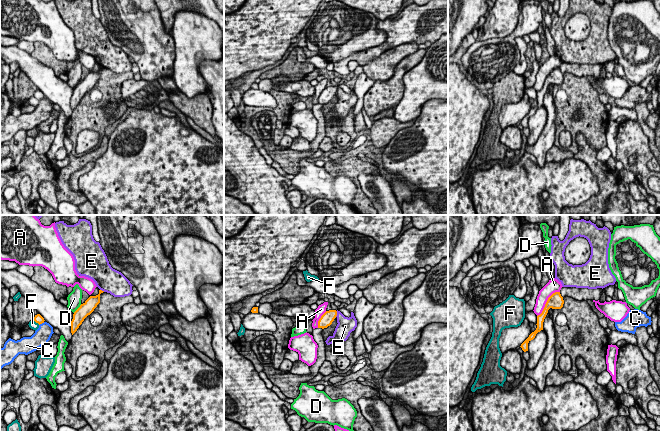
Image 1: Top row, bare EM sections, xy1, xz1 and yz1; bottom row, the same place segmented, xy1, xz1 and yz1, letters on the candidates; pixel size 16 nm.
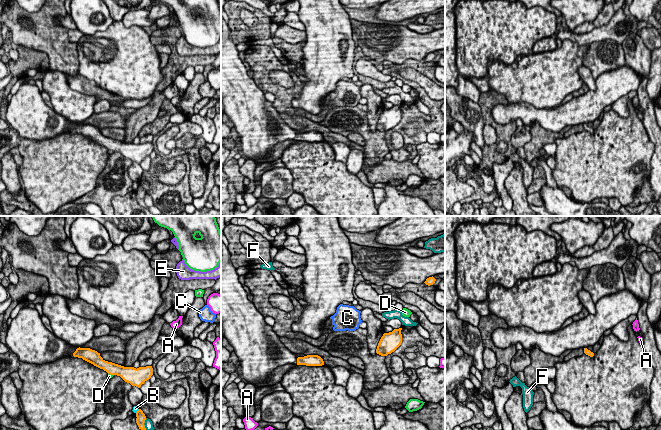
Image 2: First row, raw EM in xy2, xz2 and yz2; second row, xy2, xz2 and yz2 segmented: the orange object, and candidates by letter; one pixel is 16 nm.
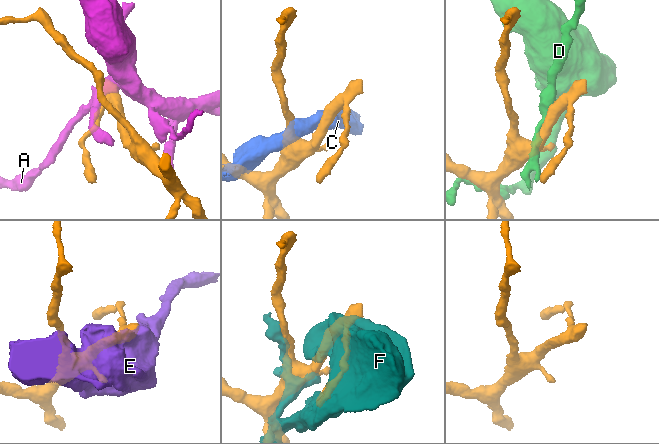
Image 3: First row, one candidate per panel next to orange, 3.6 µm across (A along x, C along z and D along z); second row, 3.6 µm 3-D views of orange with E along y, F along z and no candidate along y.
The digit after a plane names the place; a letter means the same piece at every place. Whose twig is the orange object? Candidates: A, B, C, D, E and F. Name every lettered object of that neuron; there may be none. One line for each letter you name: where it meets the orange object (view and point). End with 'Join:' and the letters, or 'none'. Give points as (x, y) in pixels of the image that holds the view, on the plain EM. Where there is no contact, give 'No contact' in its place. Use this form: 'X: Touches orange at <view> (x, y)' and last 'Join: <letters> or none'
Join: none

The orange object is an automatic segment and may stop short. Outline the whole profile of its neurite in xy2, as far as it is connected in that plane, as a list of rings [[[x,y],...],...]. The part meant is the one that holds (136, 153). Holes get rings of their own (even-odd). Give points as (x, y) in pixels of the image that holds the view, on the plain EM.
[[[29,83],[19,87],[6,109],[7,123],[23,139],[42,141],[66,133],[78,133],[138,164],[153,151],[152,142],[124,143],[105,137],[95,126],[70,121],[51,109],[42,99],[38,87]]]

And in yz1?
[[[560,68],[553,69],[547,76],[545,83],[540,91],[537,92],[537,104],[532,108],[529,113],[521,120],[521,124],[524,128],[528,127],[528,119],[533,116],[538,108],[543,106],[543,98],[550,84],[561,85],[563,83],[564,76]]]

